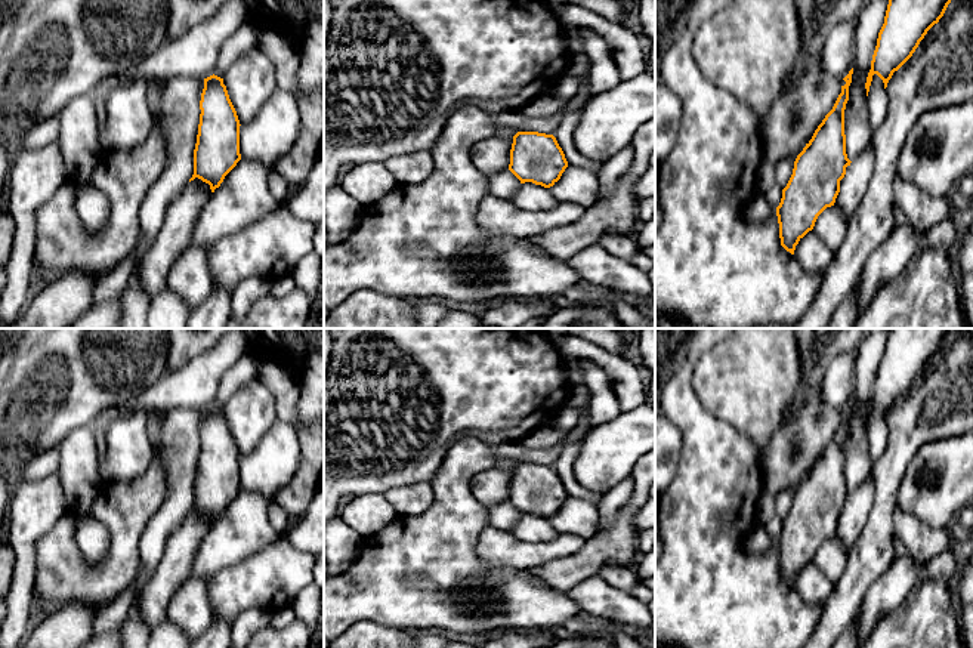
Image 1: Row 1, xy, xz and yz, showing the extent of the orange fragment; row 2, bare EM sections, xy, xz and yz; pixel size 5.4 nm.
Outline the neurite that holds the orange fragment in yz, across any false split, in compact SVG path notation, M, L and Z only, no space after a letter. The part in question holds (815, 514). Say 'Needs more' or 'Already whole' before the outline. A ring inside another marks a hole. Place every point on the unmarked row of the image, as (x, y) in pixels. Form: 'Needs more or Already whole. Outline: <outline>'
Needs more. Outline: M853 399L843 410L846 416L841 417L841 425L833 441L825 447L812 470L797 487L793 506L787 518L782 521L782 530L776 539L779 570L781 577L791 586L794 586L799 573L813 561L818 547L827 539L837 536L844 547L850 550L869 515L874 500L874 482L871 475L853 493L850 493L846 485L844 441L849 432L852 405Z

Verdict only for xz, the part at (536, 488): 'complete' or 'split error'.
split error

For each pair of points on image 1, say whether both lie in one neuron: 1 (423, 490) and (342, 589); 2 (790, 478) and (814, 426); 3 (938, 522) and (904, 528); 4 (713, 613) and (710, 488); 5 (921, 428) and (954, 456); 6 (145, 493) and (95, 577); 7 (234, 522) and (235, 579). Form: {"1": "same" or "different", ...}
{"1": "different", "2": "same", "3": "different", "4": "same", "5": "different", "6": "same", "7": "different"}

